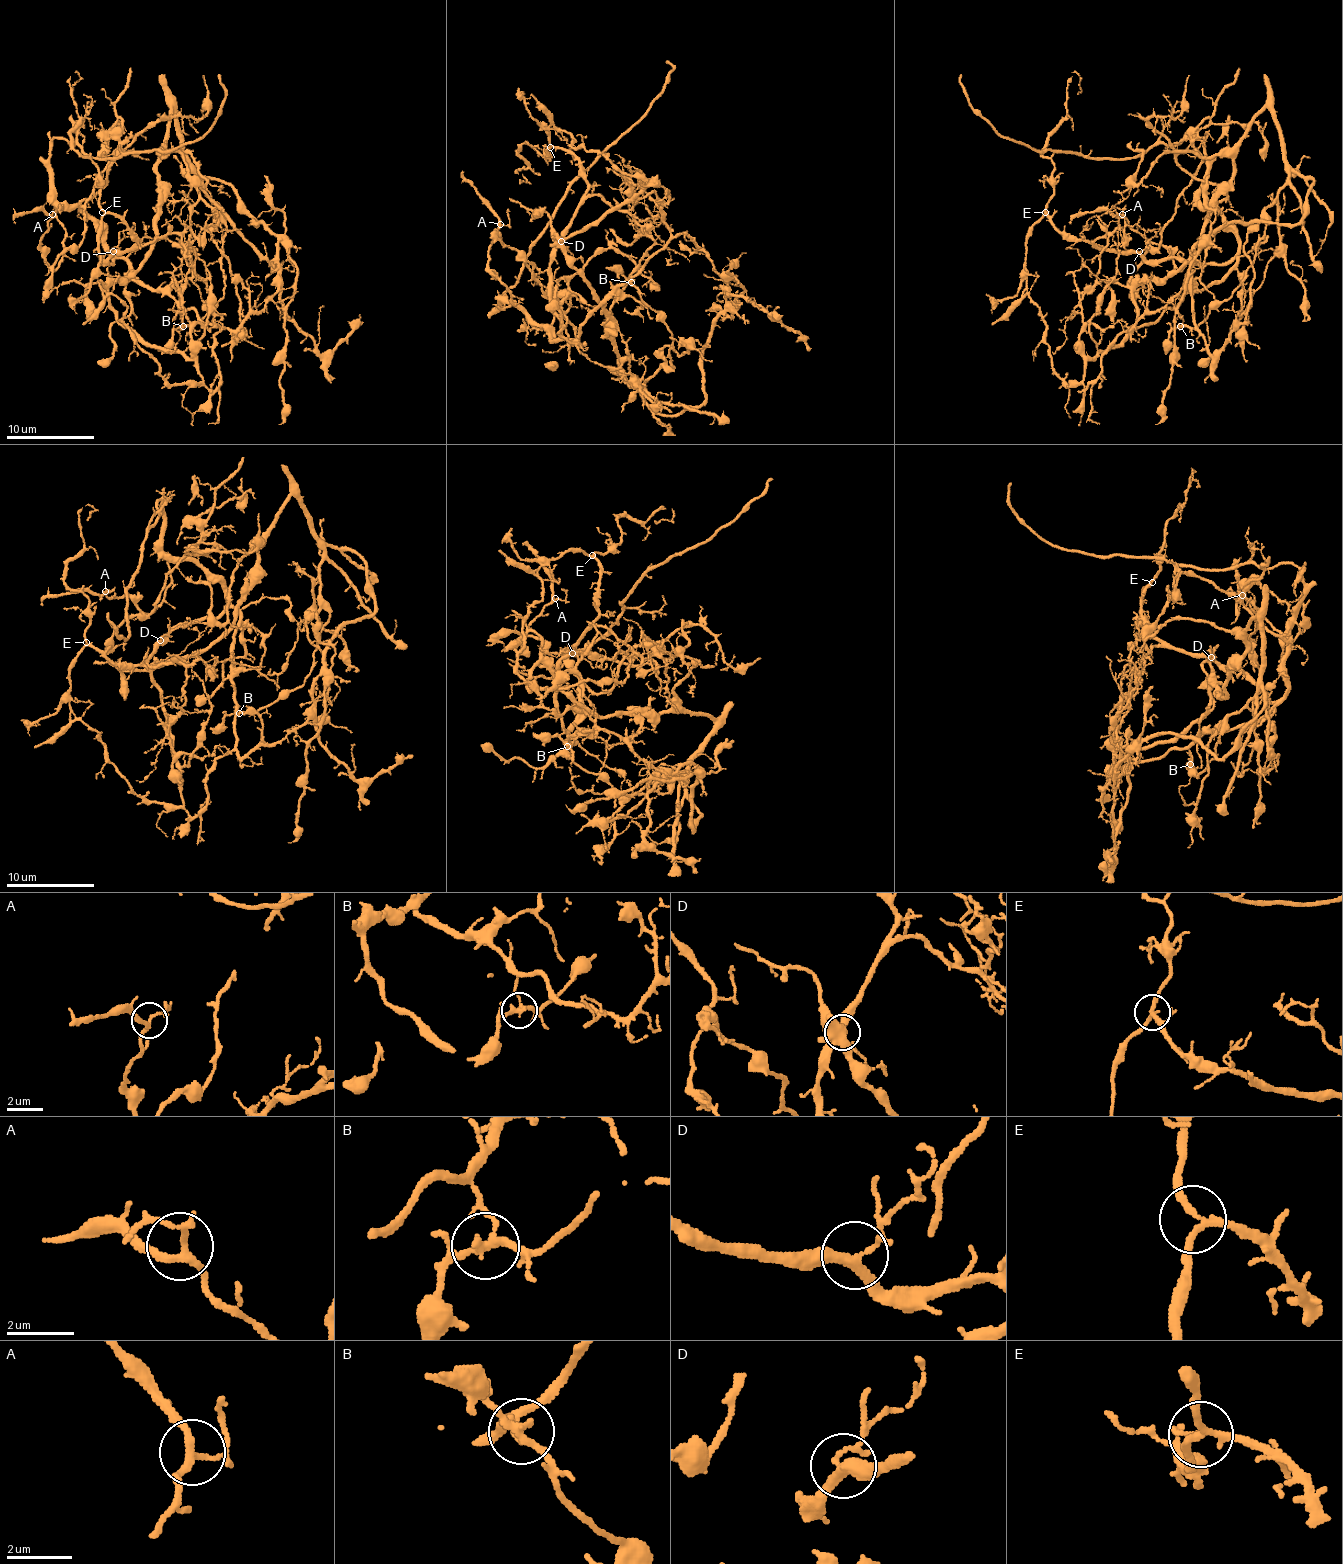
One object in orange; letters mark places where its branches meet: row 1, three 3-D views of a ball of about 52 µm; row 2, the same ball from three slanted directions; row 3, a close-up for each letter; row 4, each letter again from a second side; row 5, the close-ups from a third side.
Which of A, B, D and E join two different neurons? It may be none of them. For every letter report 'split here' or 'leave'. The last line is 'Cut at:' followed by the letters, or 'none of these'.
A: leave
B: split here
D: leave
E: leave
Cut at: B

